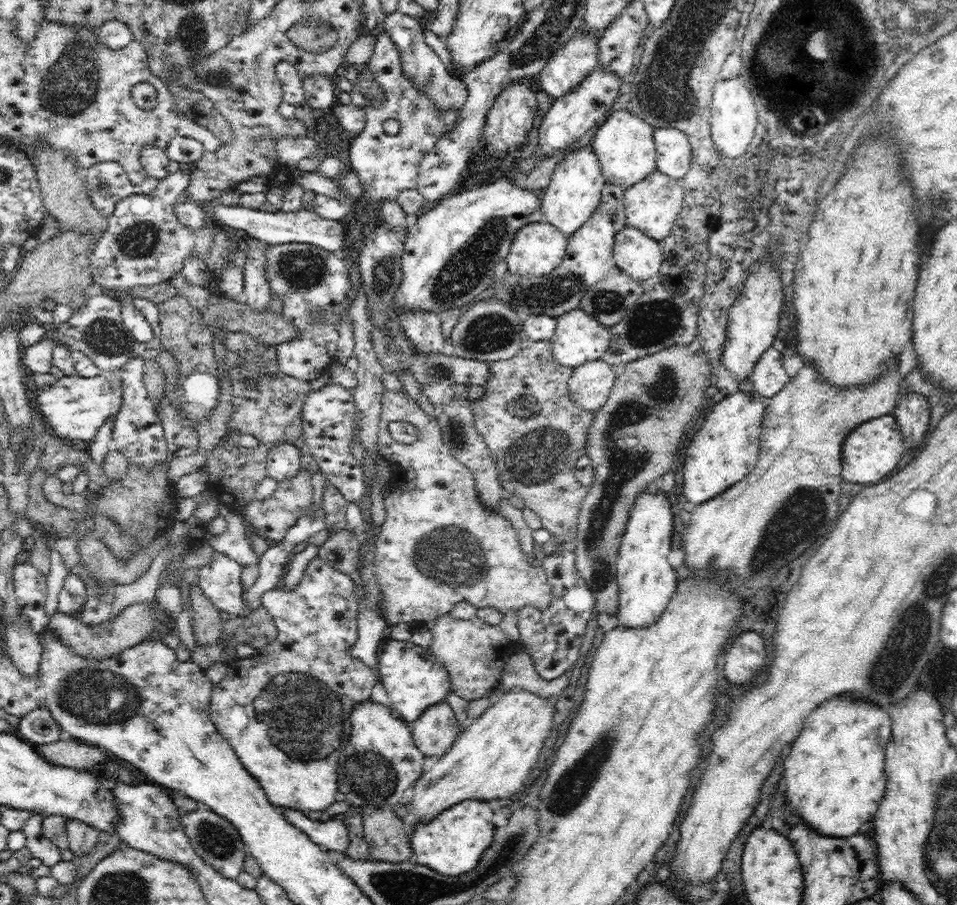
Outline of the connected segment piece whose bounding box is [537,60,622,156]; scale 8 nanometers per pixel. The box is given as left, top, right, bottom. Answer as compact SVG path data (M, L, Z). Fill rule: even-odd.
M599 60L590 74L572 92L555 98L538 130L537 144L541 154L546 156L558 150L570 150L574 148L574 142L582 138L596 122L603 123L619 94L621 84L620 77L614 71L602 67Z

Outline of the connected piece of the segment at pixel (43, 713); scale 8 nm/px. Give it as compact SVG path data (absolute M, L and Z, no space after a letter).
M41 706L20 720L15 734L23 741L28 740L30 745L44 745L60 740L61 731L58 722L52 719L46 706Z

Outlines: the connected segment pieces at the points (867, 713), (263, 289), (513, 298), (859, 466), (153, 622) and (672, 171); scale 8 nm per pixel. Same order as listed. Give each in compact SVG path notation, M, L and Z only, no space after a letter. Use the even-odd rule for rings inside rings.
M832 696L814 708L784 762L786 796L794 812L828 837L849 837L870 828L868 820L887 786L884 748L890 736L890 716L878 704Z
M247 235L241 242L246 250L244 262L243 301L252 309L263 311L268 309L271 300L271 287L266 277L266 256L270 245Z
M607 182L601 190L601 201L592 213L590 220L577 232L574 232L572 236L568 237L566 254L558 268L554 268L554 272L550 272L550 274L530 275L529 277L528 275L520 276L513 274L509 271L503 276L494 275L492 279L493 297L497 301L508 305L522 321L530 315L557 317L569 310L580 309L581 298L588 293L591 287L594 287L594 284L600 282L600 280L616 267L616 263L613 260L615 236L627 225L627 218L624 213L624 200L625 190L620 185Z
M892 413L867 420L859 424L858 428L854 428L850 432L850 436L846 436L842 443L841 472L843 480L864 484L864 482L880 482L884 476L888 476L896 468L902 452L906 450L900 434L900 424Z
M155 600L131 604L123 608L119 615L116 615L107 626L107 629L98 629L98 627L89 627L85 625L78 616L64 614L57 611L49 616L47 629L60 637L66 647L70 647L74 653L94 659L106 659L112 655L118 655L124 649L140 644L147 638L155 636L154 631L160 630L162 622L166 620L166 612L161 610L158 602Z
M657 128L654 130L657 154L657 170L669 178L682 180L689 171L692 147L686 133L678 128Z

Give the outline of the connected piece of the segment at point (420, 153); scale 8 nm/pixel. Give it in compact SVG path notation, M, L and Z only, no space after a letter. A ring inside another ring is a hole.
M385 33L378 34L369 62L345 68L343 74L350 80L352 86L362 69L370 69L374 73L374 79L384 93L384 99L380 106L369 103L364 108L366 113L364 130L353 138L345 160L359 178L364 194L375 207L382 200L397 200L402 190L417 188L421 159L434 148L442 136L454 130L460 109L449 111L436 109L436 103L430 99L430 95L420 91L416 83L402 71L402 59L392 39ZM388 118L395 118L400 122L396 135L384 132L384 122Z

